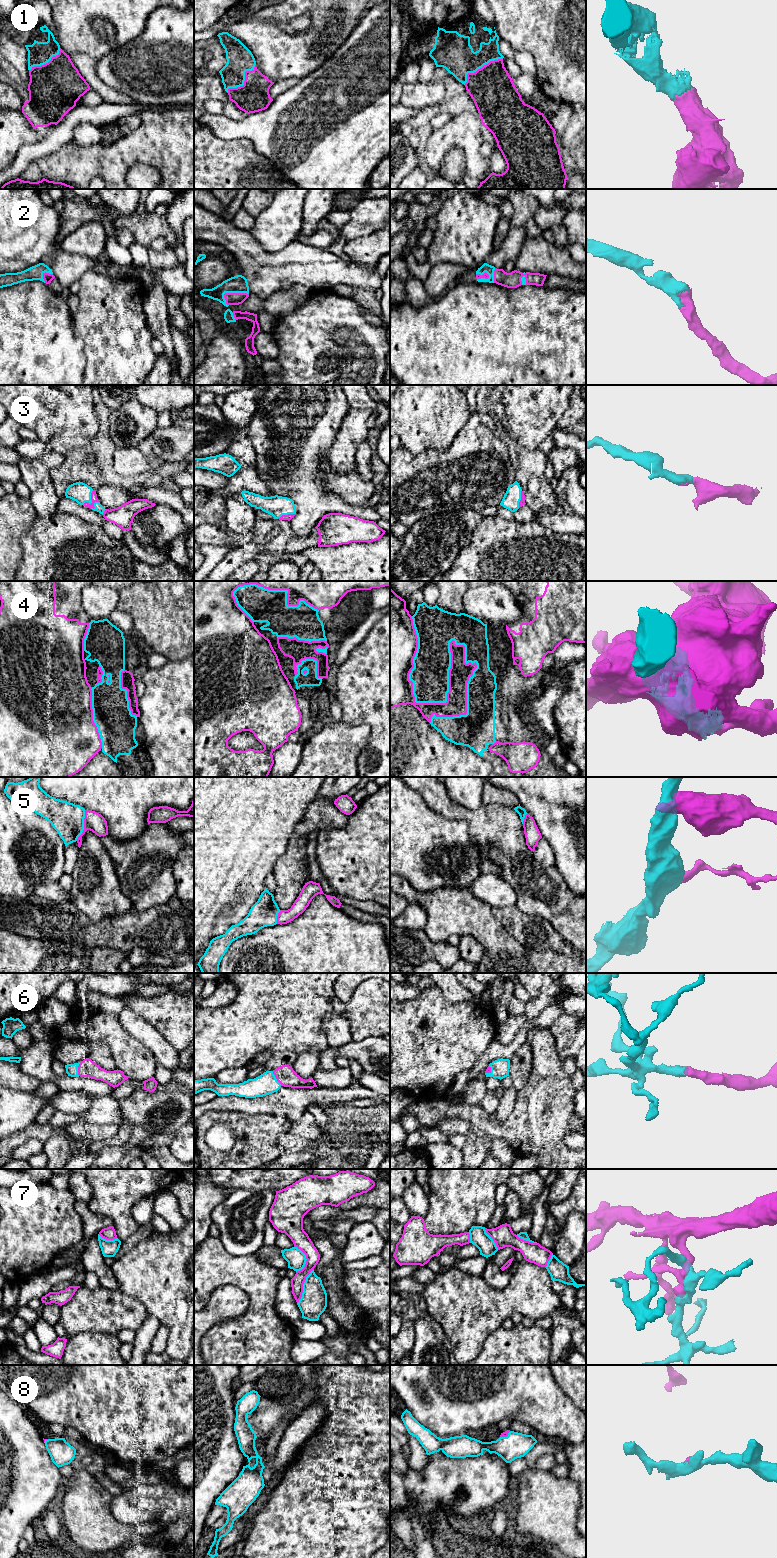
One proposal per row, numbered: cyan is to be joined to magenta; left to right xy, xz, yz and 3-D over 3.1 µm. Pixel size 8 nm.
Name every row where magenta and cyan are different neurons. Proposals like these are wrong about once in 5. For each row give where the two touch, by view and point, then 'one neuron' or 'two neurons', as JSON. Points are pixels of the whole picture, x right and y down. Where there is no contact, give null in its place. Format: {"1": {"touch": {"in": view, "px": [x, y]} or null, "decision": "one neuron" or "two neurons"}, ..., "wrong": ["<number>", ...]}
{"1": {"touch": {"in": "yz", "px": [480, 68]}, "decision": "one neuron"}, "2": {"touch": {"in": "xz", "px": [234, 293]}, "decision": "one neuron"}, "3": {"touch": {"in": "xy", "px": [91, 499]}, "decision": "one neuron"}, "4": {"touch": {"in": "yz", "px": [449, 683]}, "decision": "two neurons"}, "5": {"touch": {"in": "xy", "px": [84, 825]}, "decision": "two neurons"}, "6": {"touch": {"in": "xz", "px": [276, 1078]}, "decision": "one neuron"}, "7": {"touch": {"in": "xz", "px": [302, 1286]}, "decision": "two neurons"}, "8": {"touch": {"in": "yz", "px": [504, 1436]}, "decision": "one neuron"}, "wrong": ["4", "5", "7"]}

